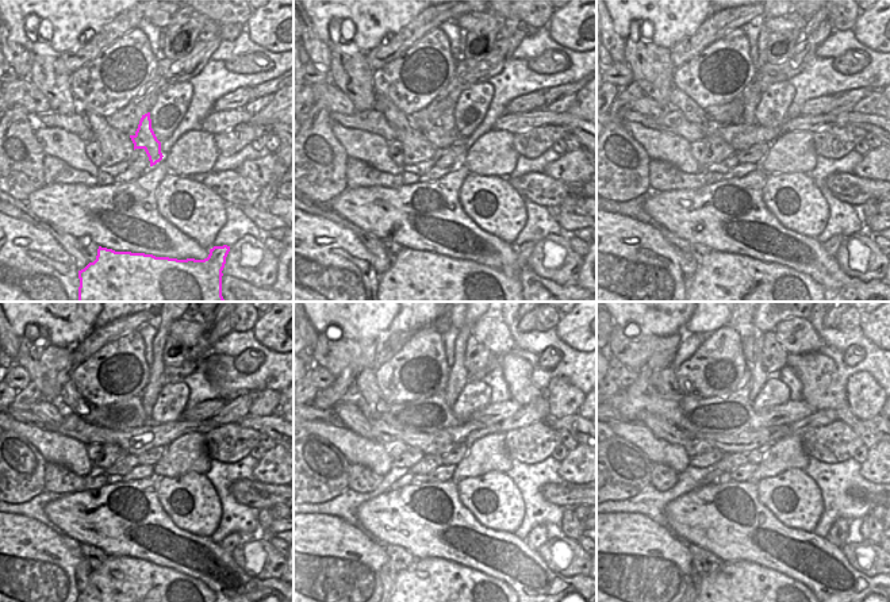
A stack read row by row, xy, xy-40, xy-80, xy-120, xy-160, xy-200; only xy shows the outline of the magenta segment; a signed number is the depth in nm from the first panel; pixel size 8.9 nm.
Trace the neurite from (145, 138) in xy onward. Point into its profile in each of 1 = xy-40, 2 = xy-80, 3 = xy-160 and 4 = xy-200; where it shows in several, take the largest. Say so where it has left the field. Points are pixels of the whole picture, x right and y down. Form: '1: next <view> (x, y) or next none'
1: next xy-40 (447, 118)
2: next xy-80 (750, 112)
3: next xy-160 (459, 378)
4: next xy-200 (759, 376)

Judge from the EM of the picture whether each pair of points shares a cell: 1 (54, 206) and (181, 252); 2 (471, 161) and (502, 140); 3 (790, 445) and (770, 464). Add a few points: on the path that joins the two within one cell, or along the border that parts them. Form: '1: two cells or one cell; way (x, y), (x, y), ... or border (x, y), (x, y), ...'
1: one cell; way (85, 219), (112, 244), (150, 250)
2: one cell; way (479, 158), (483, 158), (494, 148)
3: one cell; way (785, 451), (775, 460)

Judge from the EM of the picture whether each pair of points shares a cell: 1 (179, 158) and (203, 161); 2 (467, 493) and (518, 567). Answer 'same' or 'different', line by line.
1: same
2: different

